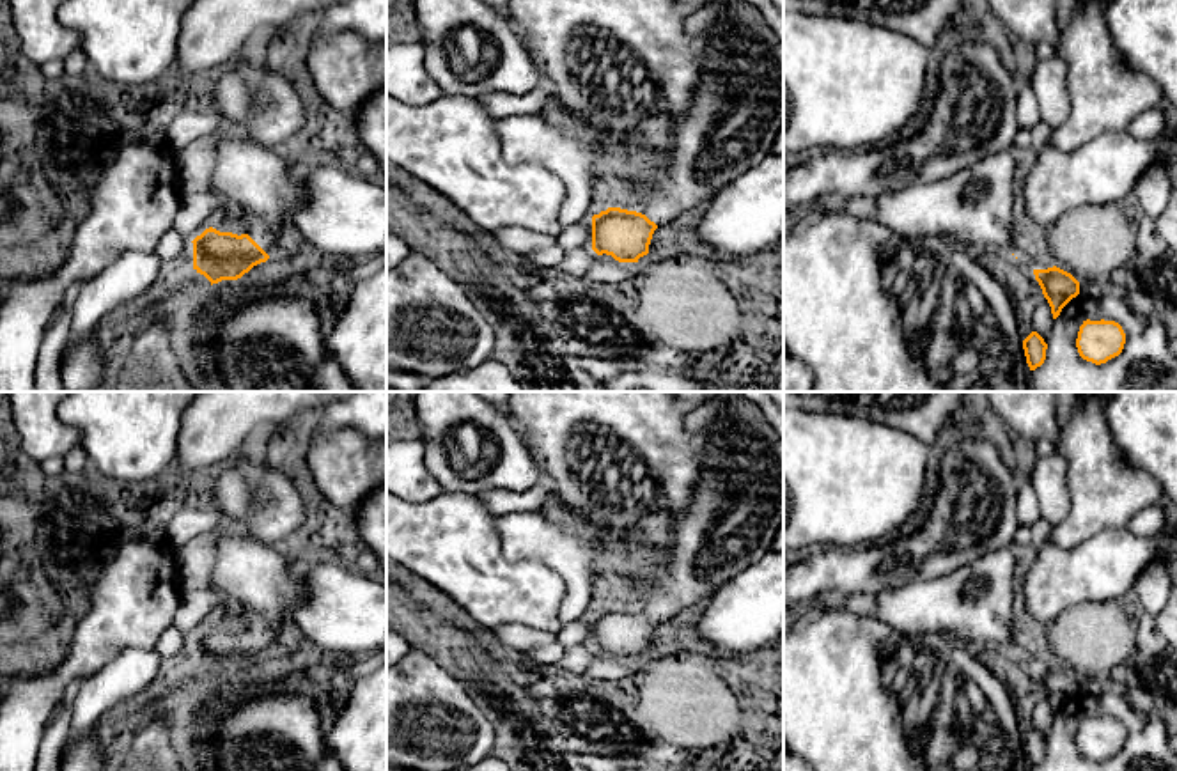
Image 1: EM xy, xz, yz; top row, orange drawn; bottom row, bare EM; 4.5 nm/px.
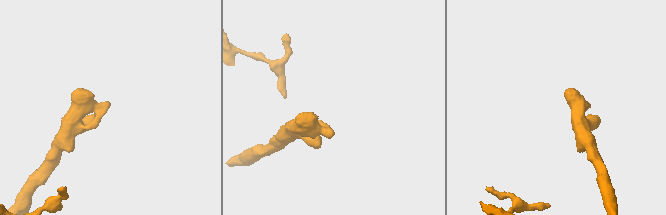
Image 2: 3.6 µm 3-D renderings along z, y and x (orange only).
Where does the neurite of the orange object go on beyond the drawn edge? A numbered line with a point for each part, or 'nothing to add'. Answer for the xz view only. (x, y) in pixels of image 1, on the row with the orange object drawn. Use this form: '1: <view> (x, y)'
1: xz (736, 110)

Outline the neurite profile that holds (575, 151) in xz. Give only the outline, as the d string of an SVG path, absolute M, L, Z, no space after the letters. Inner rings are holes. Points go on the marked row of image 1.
M511 113L496 119L495 126L505 161L542 163L564 183L562 229L594 214L601 184L619 163L601 129L573 115L551 124L541 113Z

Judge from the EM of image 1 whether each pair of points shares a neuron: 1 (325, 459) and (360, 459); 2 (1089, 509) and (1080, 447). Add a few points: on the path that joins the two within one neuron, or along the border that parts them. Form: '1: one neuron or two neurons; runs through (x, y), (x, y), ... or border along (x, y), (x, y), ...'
1: one neuron; runs through (334, 459), (351, 459)
2: one neuron; runs through (1089, 493), (1089, 463)

